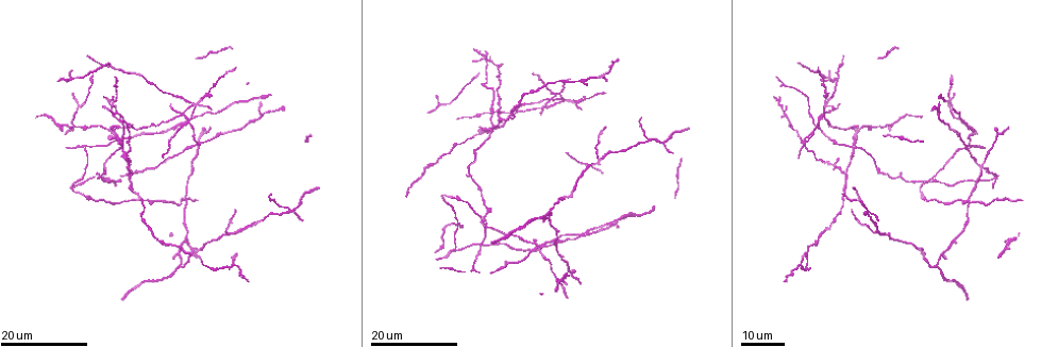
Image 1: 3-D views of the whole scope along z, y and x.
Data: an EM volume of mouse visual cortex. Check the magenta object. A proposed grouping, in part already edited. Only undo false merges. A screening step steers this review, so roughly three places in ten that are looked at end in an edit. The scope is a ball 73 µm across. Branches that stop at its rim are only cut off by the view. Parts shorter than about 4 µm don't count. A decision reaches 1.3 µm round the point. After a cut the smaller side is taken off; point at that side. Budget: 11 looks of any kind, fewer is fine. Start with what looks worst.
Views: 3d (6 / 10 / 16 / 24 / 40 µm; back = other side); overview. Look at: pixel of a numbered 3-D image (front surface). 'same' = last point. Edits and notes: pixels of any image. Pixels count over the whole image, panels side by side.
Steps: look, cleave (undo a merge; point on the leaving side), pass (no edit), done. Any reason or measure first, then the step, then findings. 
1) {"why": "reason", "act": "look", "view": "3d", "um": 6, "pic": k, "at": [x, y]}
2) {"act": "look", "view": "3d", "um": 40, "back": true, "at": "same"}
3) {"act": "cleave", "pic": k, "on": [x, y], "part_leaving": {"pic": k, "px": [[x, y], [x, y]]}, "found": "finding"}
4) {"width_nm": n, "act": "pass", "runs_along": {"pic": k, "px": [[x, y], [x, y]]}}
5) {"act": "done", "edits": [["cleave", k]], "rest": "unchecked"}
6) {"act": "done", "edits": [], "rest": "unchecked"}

{"why": "three-way junction", "act": "look", "view": "3d", "um": 24, "pic": 1, "at": [289, 209]}

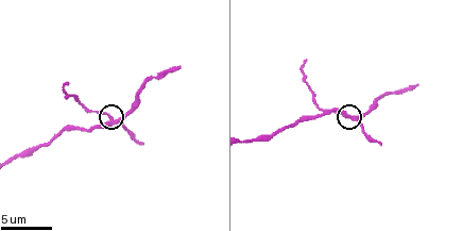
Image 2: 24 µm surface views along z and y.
{"why": "closer look", "act": "look", "view": "3d", "um": 10, "pic": 2, "at": [110, 118]}

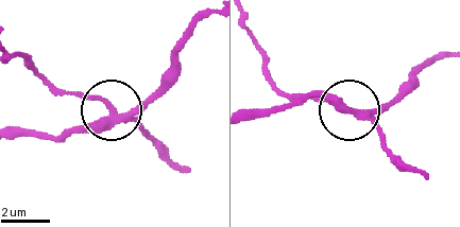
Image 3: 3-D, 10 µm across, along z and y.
{"arms": 3, "act": "cleave", "pic": 3, "on": [147, 133], "found": "two neurons meet here"}

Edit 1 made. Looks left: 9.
{"why": "four or more arms meet", "act": "look", "view": "3d", "um": 16, "pic": 1, "at": [122, 148]}

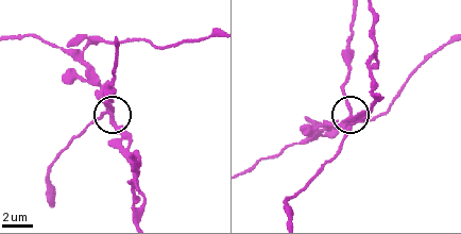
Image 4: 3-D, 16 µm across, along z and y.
{"why": "closer look", "act": "look", "view": "3d", "um": 6, "pic": 4, "at": [111, 118]}

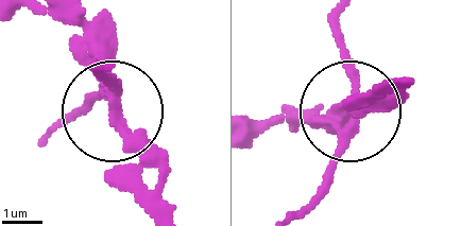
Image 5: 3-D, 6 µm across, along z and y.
{"width_nm": 260, "act": "pass", "found": "continuous, no second neuron"}

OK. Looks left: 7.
{"why": "three-way junction", "act": "look", "view": "3d", "um": 16, "pic": 1, "at": [127, 175]}

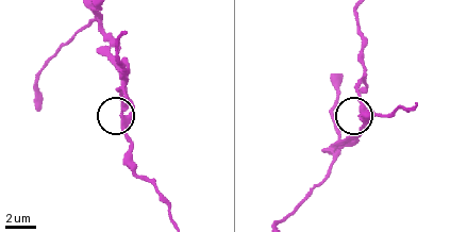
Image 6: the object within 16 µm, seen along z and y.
{"why": "zoom in", "act": "look", "view": "3d", "um": 10, "pic": 6, "at": [125, 120]}

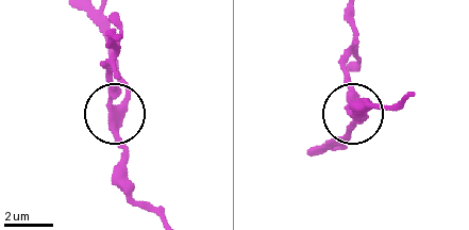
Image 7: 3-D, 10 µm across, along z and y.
{"act": "look", "view": "3d", "um": 10, "back": true, "pic": 7, "at": [113, 110]}

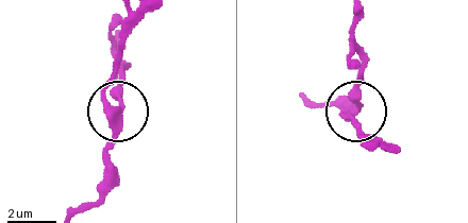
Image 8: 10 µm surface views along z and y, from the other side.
{"arms": 3, "act": "cleave", "pic": 8, "on": [119, 82], "found": "a second neuron is stuck on"}

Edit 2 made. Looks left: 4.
{"act": "look", "view": "overview"}

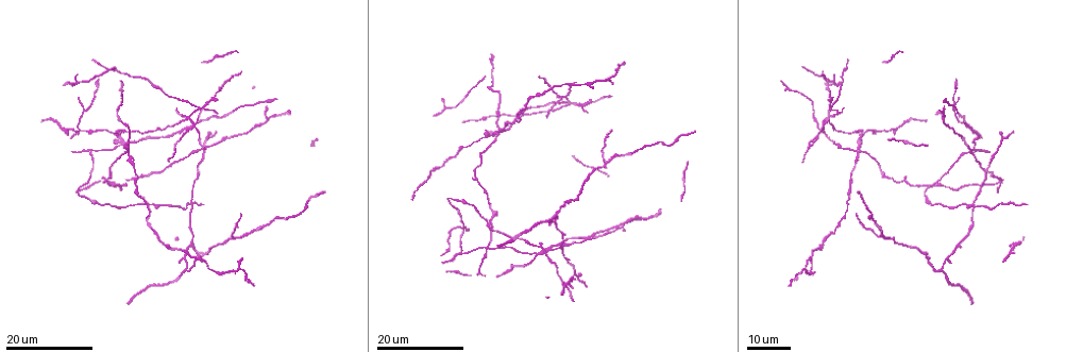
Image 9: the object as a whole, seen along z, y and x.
{"why": "two arms in line, one across", "act": "look", "view": "3d", "um": 16, "pic": 9, "at": [604, 162]}

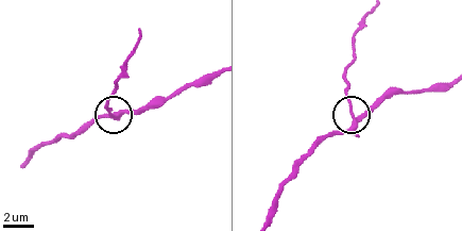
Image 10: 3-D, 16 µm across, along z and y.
{"act": "look", "view": "3d", "um": 6, "pic": 10, "at": [360, 116]}

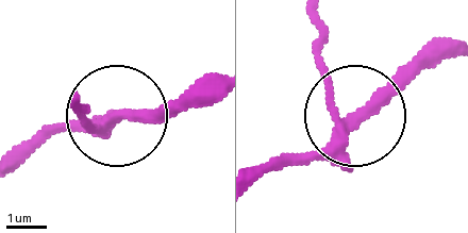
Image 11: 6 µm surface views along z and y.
{"side_arm_um": 12, "act": "cleave", "pic": 11, "on": [79, 115], "part_leaving": {"pic": 11, "px": [[335, 113], [318, 14]]}, "found": "a second neuron is stuck on"}

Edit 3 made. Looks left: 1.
{"why": "calibre changes", "act": "look", "view": "3d", "um": 10, "pic": 2, "at": [34, 146]}

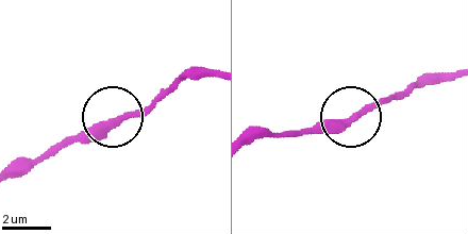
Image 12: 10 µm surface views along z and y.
{"act": "pass", "runs_along": {"pic": 12, "px": [[13, 167], [49, 159], [111, 122], [140, 112], [169, 85]]}, "found": "one neuron here"}

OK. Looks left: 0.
{"act": "done", "edits": [["cleave", 3], ["cleave", 8], ["cleave", 11]], "rest": "unchecked"}

